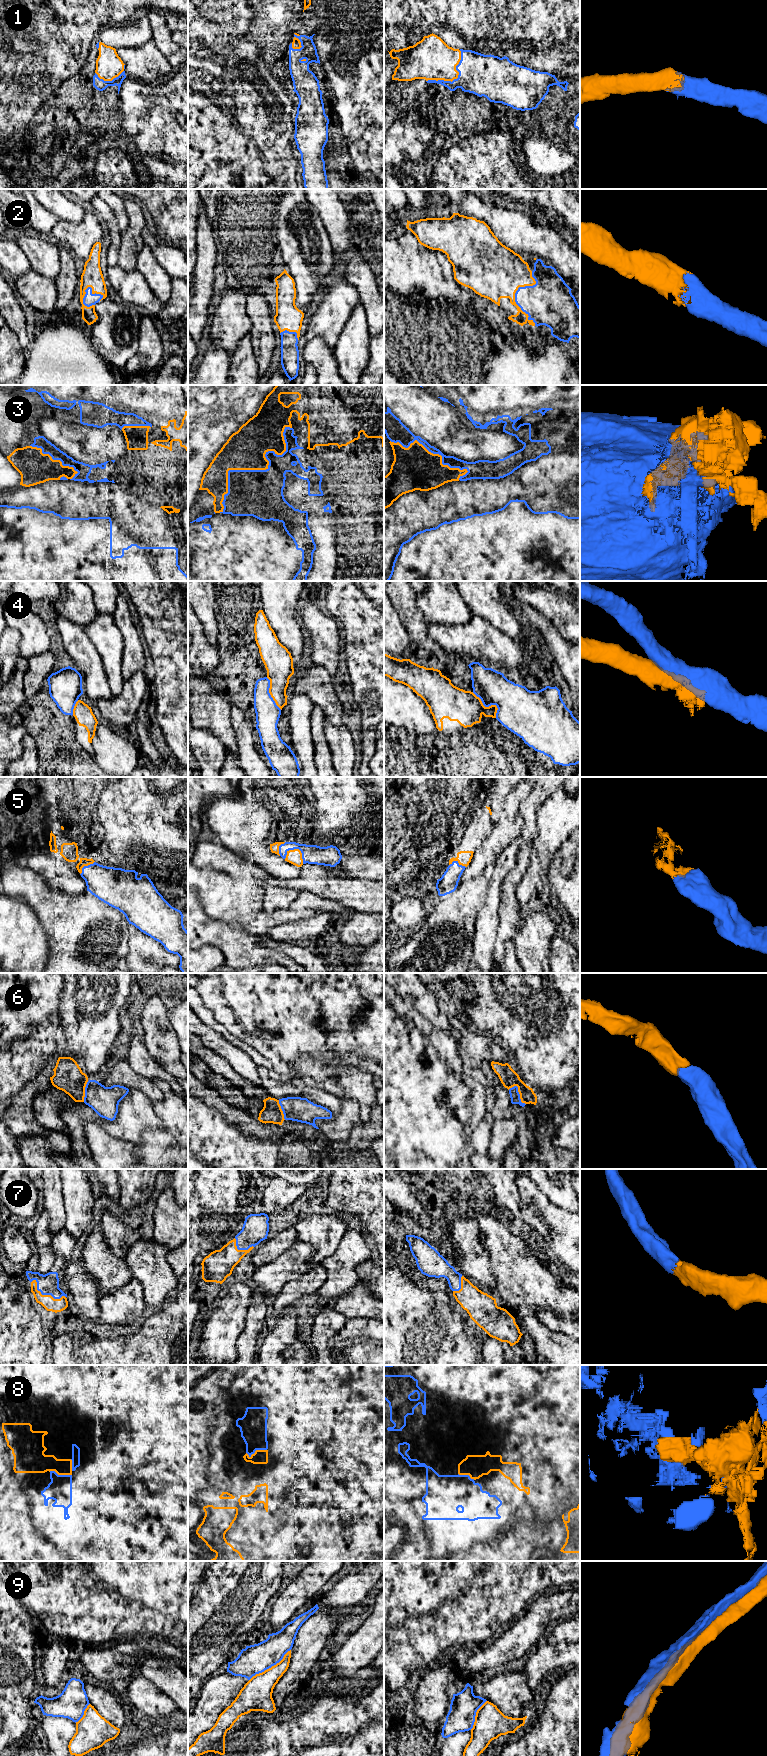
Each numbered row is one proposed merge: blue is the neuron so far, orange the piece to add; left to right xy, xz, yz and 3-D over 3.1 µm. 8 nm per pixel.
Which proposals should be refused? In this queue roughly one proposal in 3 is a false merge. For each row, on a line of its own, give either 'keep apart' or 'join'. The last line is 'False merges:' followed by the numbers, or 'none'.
1: join
2: join
3: keep apart
4: keep apart
5: join
6: join
7: join
8: keep apart
9: keep apart
False merges: 3, 4, 8, 9

